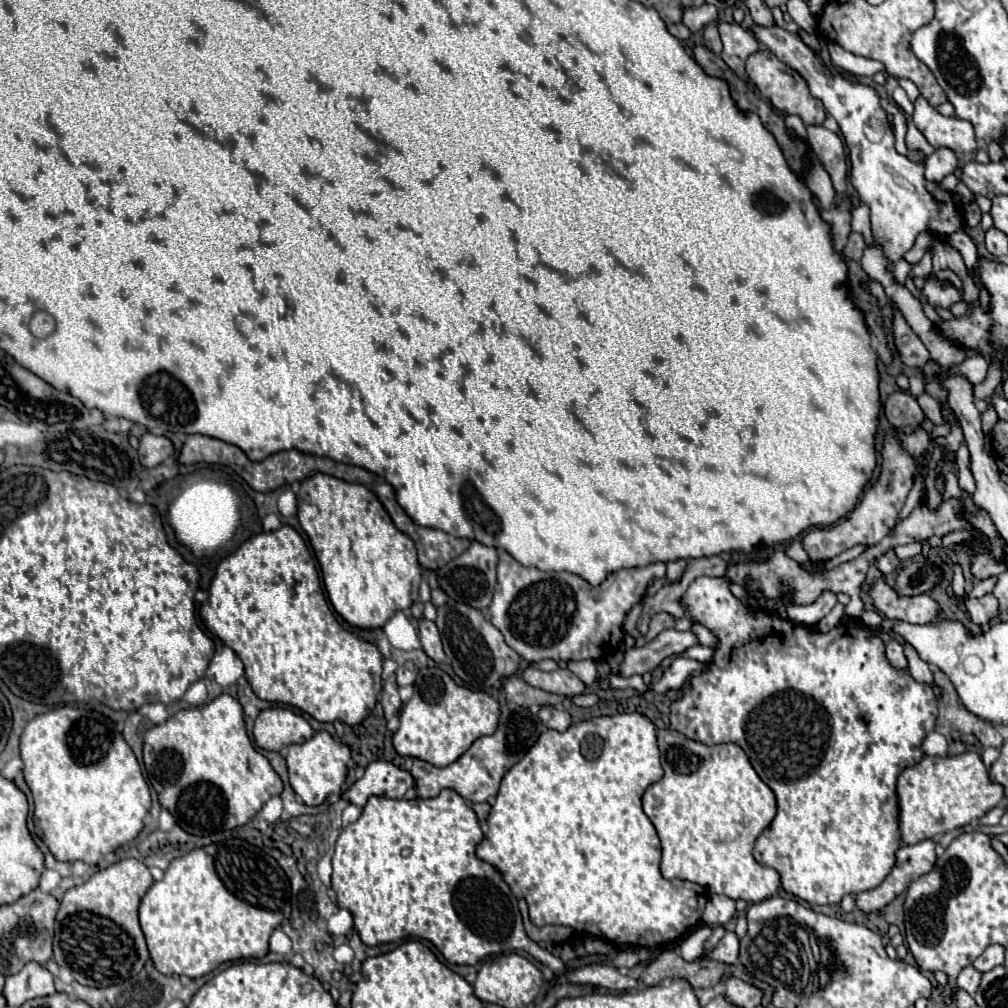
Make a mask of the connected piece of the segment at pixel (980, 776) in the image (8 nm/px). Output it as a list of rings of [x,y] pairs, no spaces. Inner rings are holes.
[[[963,752],[943,758],[925,756],[919,764],[905,768],[897,780],[897,796],[901,810],[901,840],[905,844],[917,844],[983,818],[1005,794],[1003,786],[989,778],[989,768],[983,764],[981,756]]]

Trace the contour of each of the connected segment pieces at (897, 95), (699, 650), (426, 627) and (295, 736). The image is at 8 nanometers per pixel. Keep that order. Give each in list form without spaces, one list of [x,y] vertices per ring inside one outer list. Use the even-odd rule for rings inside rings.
[[[897,86],[897,88],[893,90],[891,98],[895,100],[895,104],[897,104],[897,106],[907,114],[907,116],[911,116],[911,114],[913,114],[913,102],[907,98],[907,94],[905,94],[905,90],[903,90],[903,88],[899,88],[899,86]]]
[[[691,646],[683,652],[683,658],[691,658],[691,660],[697,660],[697,662],[709,662],[713,656],[713,650],[711,648],[705,648],[705,646]]]
[[[423,618],[421,624],[419,624],[419,638],[421,638],[423,650],[429,658],[433,658],[435,662],[445,660],[445,652],[443,652],[443,646],[441,646],[441,636],[439,636],[439,630],[437,630],[435,622]]]
[[[267,708],[257,716],[253,736],[259,748],[279,752],[283,746],[309,740],[313,736],[313,728],[303,716],[289,708]]]

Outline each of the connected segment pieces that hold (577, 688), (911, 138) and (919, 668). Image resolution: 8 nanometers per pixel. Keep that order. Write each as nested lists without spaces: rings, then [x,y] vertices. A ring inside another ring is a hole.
[[[527,666],[521,672],[521,678],[535,688],[541,688],[553,694],[561,694],[561,696],[577,696],[577,694],[583,694],[585,690],[585,684],[573,672],[563,670],[563,668],[553,670],[553,672],[543,672],[539,668]]]
[[[907,122],[907,148],[909,150],[921,150],[925,154],[933,152],[933,146],[925,140],[925,136],[915,128],[913,122]]]
[[[905,642],[903,648],[905,648],[905,656],[907,656],[907,662],[909,662],[909,672],[911,672],[911,676],[913,676],[917,682],[931,684],[935,696],[941,698],[943,692],[941,692],[939,686],[935,686],[935,682],[933,682],[933,672],[931,672],[931,668],[929,668],[929,664],[923,662],[923,660],[917,656],[917,652],[915,652],[915,648],[913,648],[911,644]]]

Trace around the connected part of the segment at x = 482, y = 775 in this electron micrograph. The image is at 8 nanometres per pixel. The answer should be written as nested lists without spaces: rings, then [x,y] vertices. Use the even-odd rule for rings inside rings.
[[[525,708],[505,710],[499,718],[499,726],[497,726],[495,734],[477,738],[473,742],[473,746],[453,764],[449,764],[445,768],[437,768],[429,762],[413,758],[413,766],[409,772],[415,780],[417,798],[433,798],[441,792],[441,788],[451,788],[469,802],[487,802],[489,798],[495,798],[499,792],[501,778],[507,772],[507,766],[517,764],[527,754],[527,750],[535,744],[535,740],[539,738],[539,734],[543,730],[545,730],[545,726],[541,724],[541,720],[535,714],[531,714],[529,710],[525,710]]]

